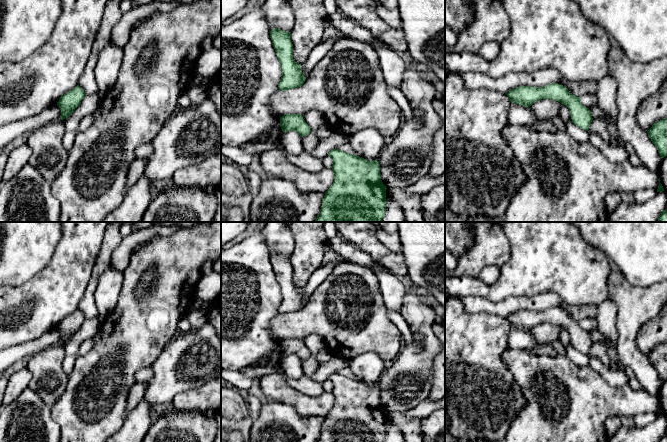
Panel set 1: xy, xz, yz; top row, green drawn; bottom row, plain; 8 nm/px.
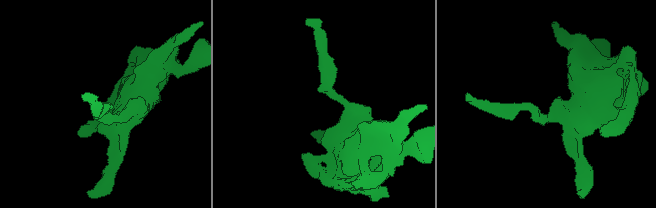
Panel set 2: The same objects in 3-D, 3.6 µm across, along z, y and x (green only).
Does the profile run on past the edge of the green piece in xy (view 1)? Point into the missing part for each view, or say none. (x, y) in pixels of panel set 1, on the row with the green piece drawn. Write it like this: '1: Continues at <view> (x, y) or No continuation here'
1: No continuation here

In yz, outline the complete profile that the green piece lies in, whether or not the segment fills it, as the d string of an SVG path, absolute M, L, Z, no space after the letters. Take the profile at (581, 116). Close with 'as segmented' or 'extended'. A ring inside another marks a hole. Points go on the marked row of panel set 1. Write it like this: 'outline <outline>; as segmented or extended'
outline M558 83L544 87L520 86L511 89L506 95L512 103L528 108L542 99L556 100L568 107L572 122L583 130L588 131L593 120L589 108L582 105L581 99Z; as segmented

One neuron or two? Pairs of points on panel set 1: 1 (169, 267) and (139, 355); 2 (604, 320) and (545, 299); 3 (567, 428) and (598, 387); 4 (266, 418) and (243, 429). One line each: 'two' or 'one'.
1: one
2: two
3: one
4: two

